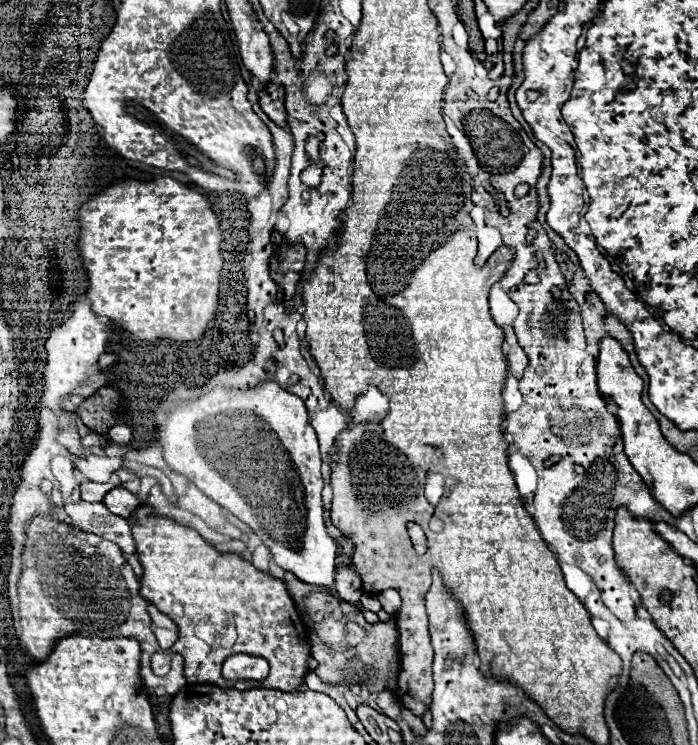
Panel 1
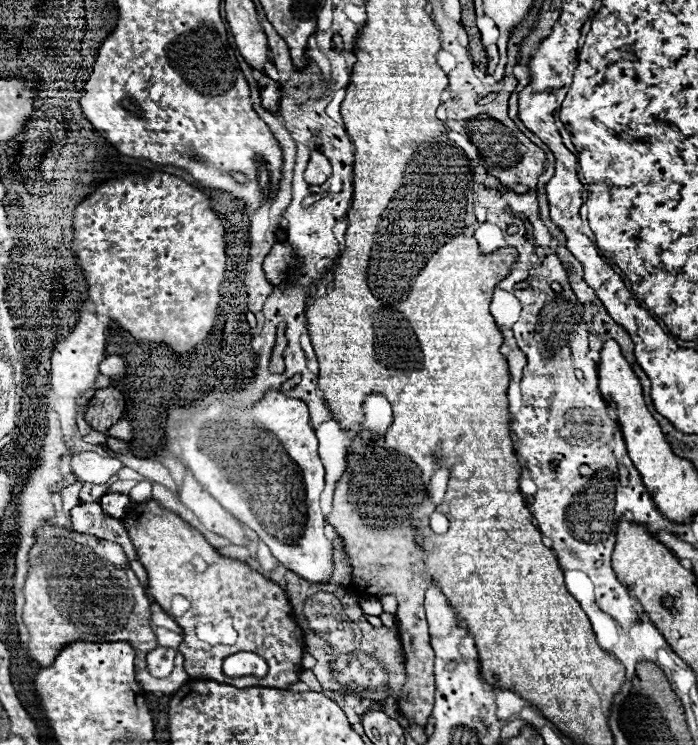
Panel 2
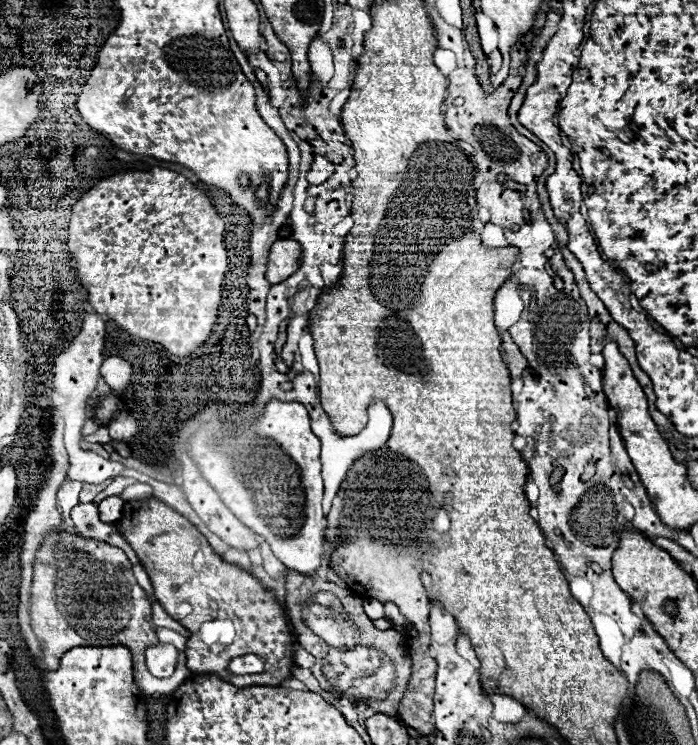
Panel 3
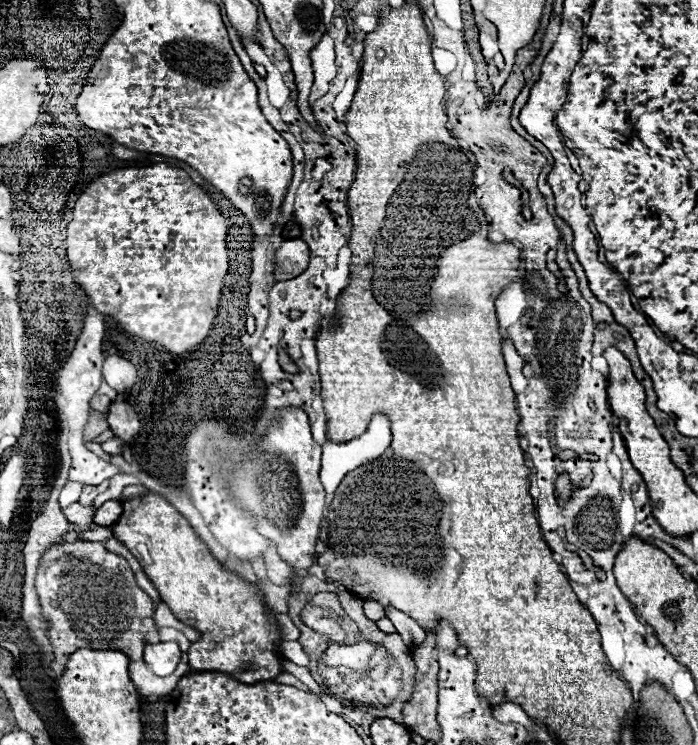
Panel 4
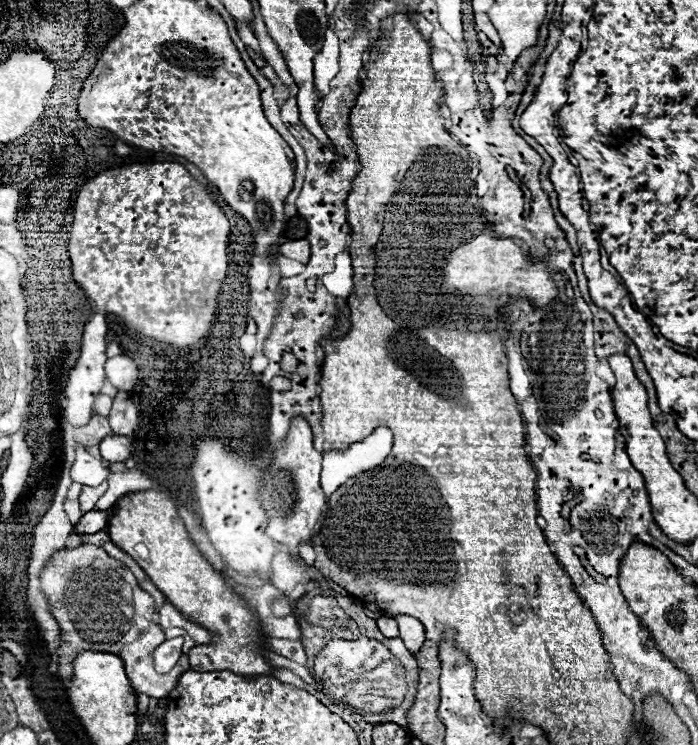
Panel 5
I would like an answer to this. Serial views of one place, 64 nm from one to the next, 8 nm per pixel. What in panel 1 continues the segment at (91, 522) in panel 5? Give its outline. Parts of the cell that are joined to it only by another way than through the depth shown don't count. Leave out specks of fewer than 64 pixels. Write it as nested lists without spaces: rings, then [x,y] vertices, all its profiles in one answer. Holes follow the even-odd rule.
[[[116,486],[112,488],[106,498],[104,498],[104,504],[118,516],[122,518],[130,518],[134,514],[134,510],[142,504],[130,490],[122,488],[122,486]]]

